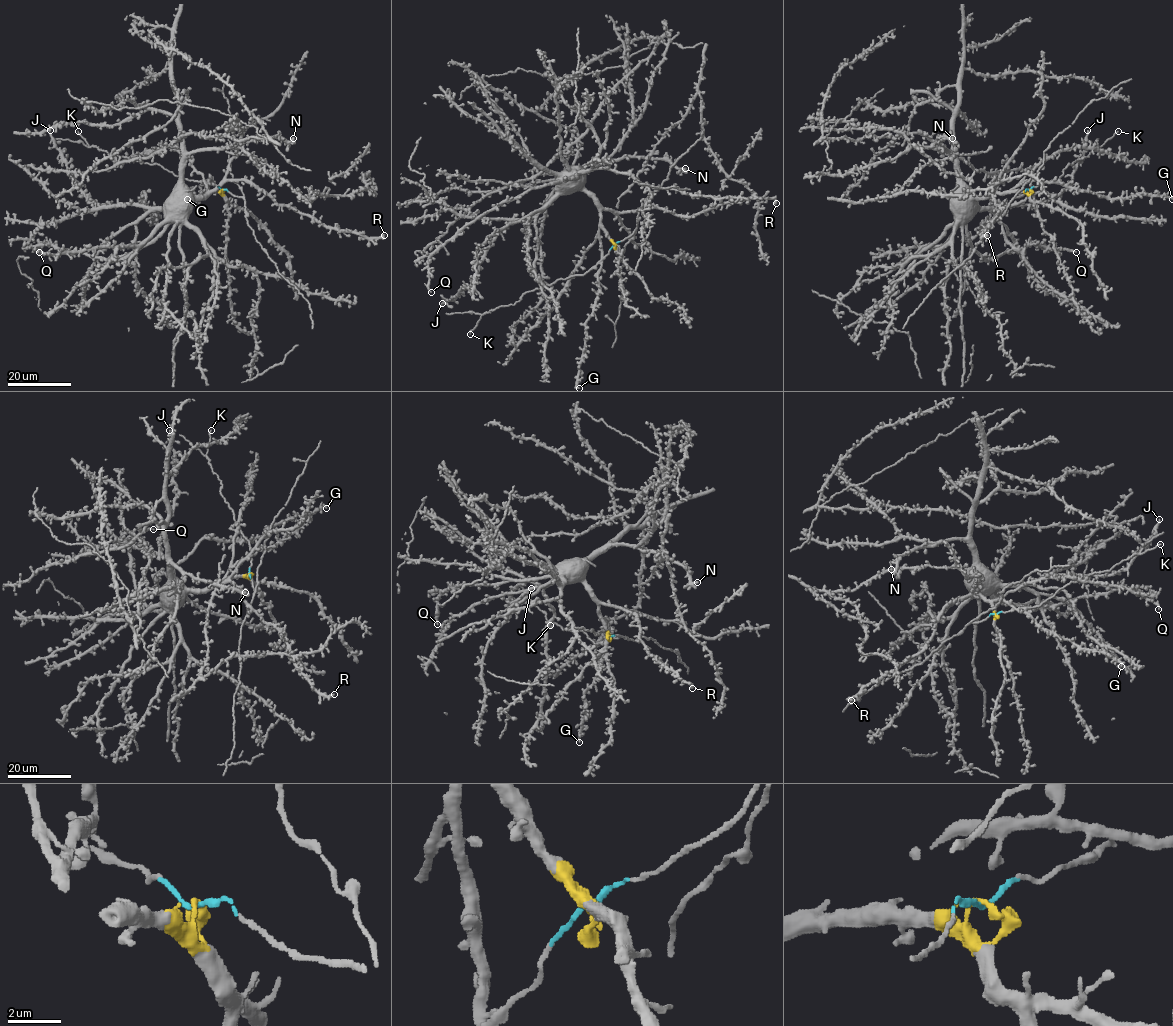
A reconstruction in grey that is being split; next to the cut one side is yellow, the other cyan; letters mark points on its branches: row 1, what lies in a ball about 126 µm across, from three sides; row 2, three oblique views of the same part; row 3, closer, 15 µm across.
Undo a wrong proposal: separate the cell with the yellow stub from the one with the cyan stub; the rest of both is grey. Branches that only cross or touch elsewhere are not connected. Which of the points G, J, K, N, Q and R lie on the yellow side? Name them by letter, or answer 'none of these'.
G, J, N, Q, R

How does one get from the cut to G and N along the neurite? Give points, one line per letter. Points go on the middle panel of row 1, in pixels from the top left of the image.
G: (614, 244), (600, 227), (601, 262), (597, 275), (597, 300), (586, 323), (586, 348), (577, 386), (579, 388)
N: (614, 244), (601, 222), (597, 202), (574, 179), (582, 167), (642, 157), (669, 160), (686, 169)

